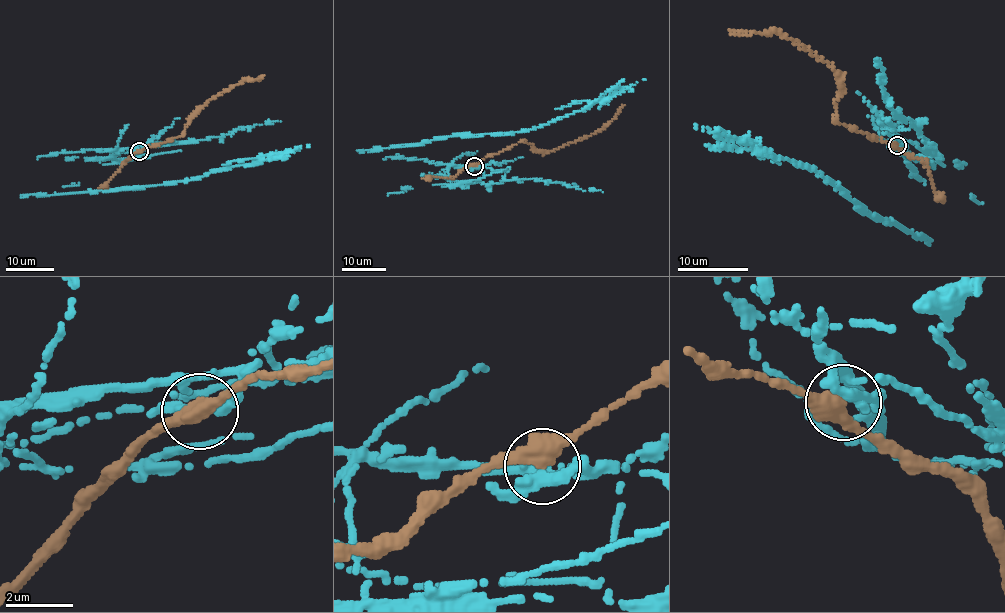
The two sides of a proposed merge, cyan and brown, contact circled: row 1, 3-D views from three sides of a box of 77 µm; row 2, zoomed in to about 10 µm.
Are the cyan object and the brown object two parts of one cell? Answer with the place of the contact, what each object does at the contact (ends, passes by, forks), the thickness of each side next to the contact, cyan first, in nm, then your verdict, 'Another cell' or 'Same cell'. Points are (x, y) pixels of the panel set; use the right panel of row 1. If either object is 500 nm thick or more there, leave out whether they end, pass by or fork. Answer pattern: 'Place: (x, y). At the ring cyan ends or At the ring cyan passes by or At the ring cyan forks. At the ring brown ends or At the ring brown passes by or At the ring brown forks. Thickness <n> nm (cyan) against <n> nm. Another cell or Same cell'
Place: (897, 145). At the ring cyan passes by. At the ring brown passes by. Thickness 320 nm (cyan) against 400 nm. Another cell

